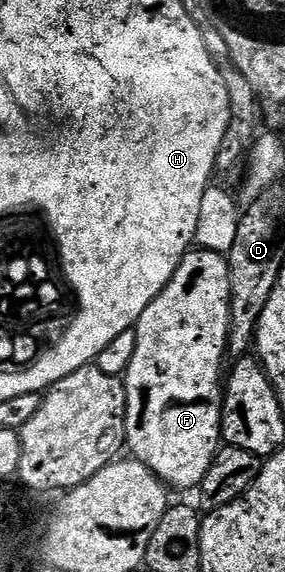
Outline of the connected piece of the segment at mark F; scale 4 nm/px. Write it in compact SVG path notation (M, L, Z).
M190 250L179 262L175 274L167 282L167 286L155 297L143 310L143 314L137 320L135 331L135 352L131 354L131 364L127 366L123 377L125 385L125 439L124 443L134 457L146 464L156 474L157 479L164 482L170 489L189 488L196 489L197 484L211 470L211 462L217 456L222 447L221 438L221 410L223 407L223 368L221 372L221 359L226 359L229 346L229 299L231 298L231 278L229 277L229 262L222 253L207 252L204 250Z

